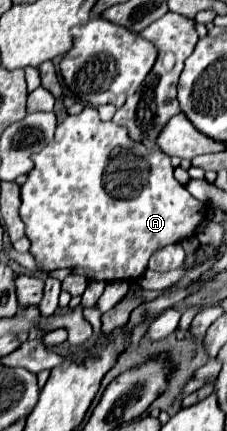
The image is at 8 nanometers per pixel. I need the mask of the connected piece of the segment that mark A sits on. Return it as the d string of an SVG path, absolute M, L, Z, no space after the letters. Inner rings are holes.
M87 105L79 115L69 115L55 131L55 139L51 141L51 145L47 145L43 151L39 151L35 157L35 167L29 173L29 179L21 185L21 219L25 223L25 231L27 237L31 239L31 253L37 257L37 263L43 271L53 271L53 269L61 269L61 267L73 267L75 273L87 277L87 279L95 279L95 281L137 281L145 269L147 263L151 259L151 255L155 251L159 251L165 245L171 243L181 243L183 239L189 239L197 233L197 227L209 217L209 207L205 203L201 203L199 199L195 199L175 177L173 177L173 165L169 155L165 155L161 149L151 149L145 153L145 145L135 143L129 139L127 129L115 125L113 121L101 121L99 113L95 107Z

